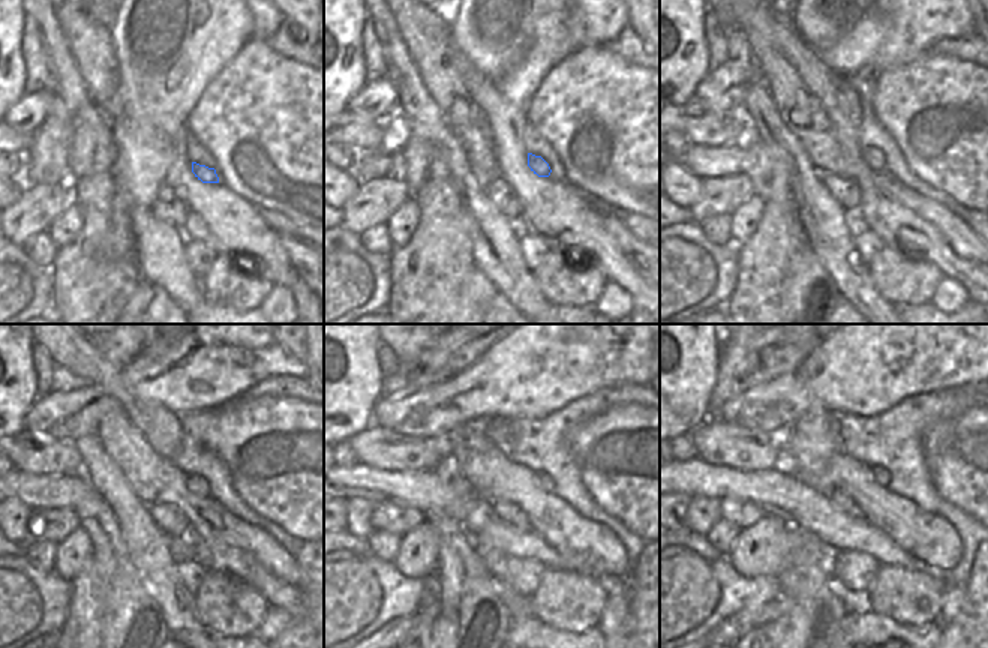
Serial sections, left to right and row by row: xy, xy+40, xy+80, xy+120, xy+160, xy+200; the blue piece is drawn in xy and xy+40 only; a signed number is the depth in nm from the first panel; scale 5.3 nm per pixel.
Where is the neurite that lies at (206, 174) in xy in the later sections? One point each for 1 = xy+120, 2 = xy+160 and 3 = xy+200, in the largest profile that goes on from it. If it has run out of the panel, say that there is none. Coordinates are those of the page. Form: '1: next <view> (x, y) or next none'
1: next xy+120 (198, 486)
2: next xy+160 (541, 479)
3: next xy+200 (882, 476)

